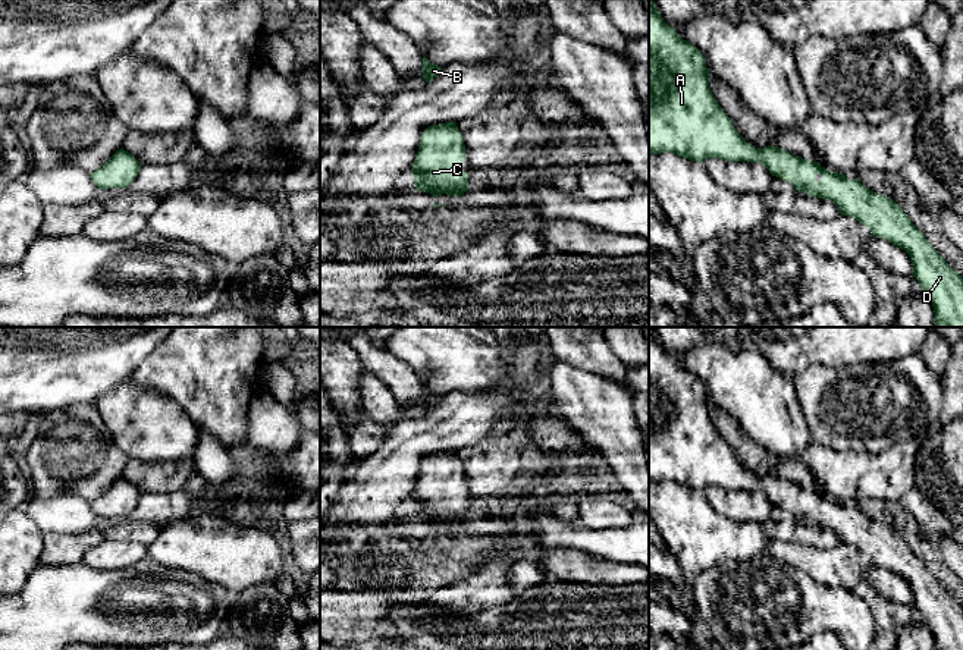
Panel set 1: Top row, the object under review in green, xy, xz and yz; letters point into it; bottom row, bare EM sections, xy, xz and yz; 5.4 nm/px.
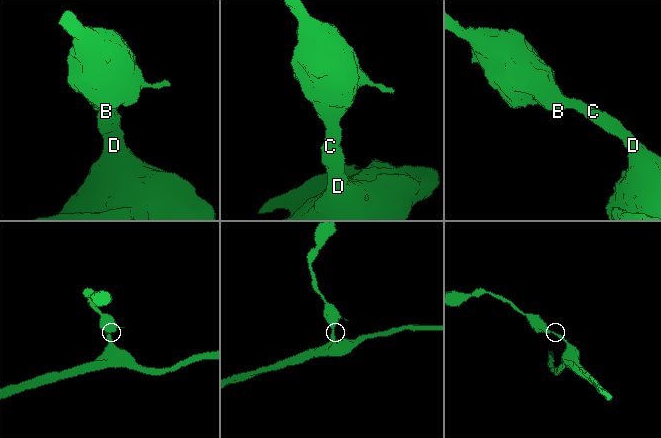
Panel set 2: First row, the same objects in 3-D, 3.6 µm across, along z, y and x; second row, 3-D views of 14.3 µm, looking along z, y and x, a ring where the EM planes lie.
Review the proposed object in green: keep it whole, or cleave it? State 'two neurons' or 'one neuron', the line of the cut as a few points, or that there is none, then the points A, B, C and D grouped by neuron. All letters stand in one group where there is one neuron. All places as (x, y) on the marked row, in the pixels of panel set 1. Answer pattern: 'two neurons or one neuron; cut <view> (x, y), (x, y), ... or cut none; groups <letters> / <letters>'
one neuron; cut none; groups A B C D

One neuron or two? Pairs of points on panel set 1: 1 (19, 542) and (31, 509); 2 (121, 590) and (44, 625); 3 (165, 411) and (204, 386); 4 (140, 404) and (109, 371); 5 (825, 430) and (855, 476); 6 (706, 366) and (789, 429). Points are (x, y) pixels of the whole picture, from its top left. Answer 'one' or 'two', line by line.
1: two
2: one
3: two
4: two
5: two
6: one

